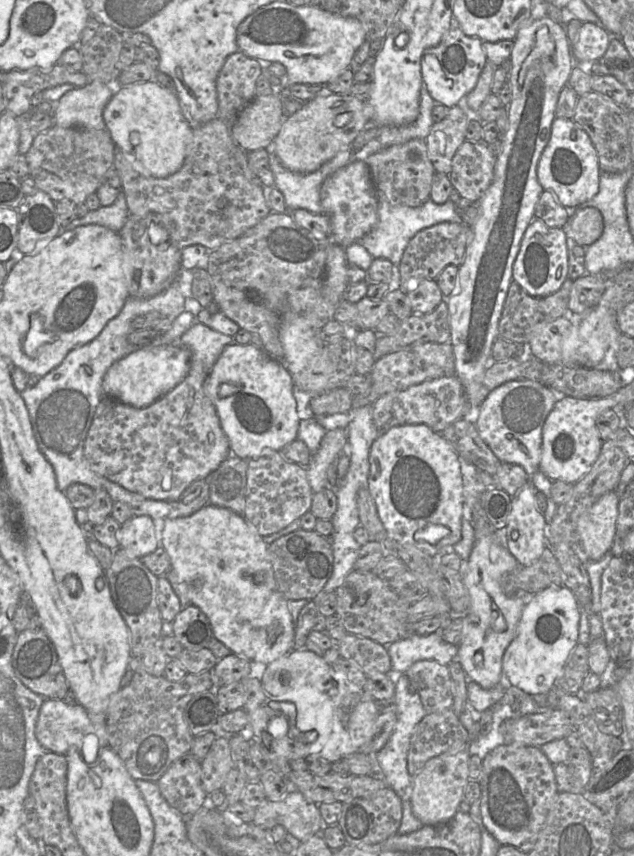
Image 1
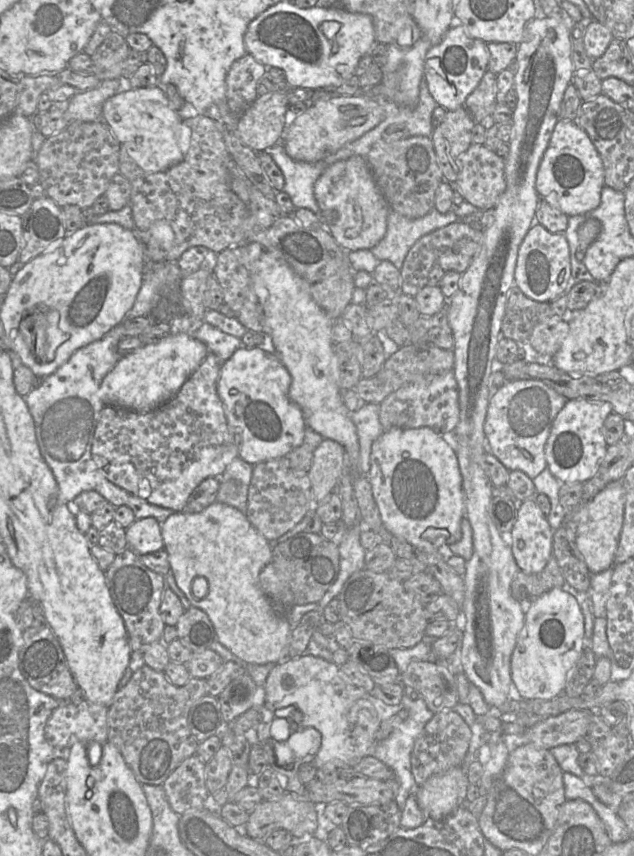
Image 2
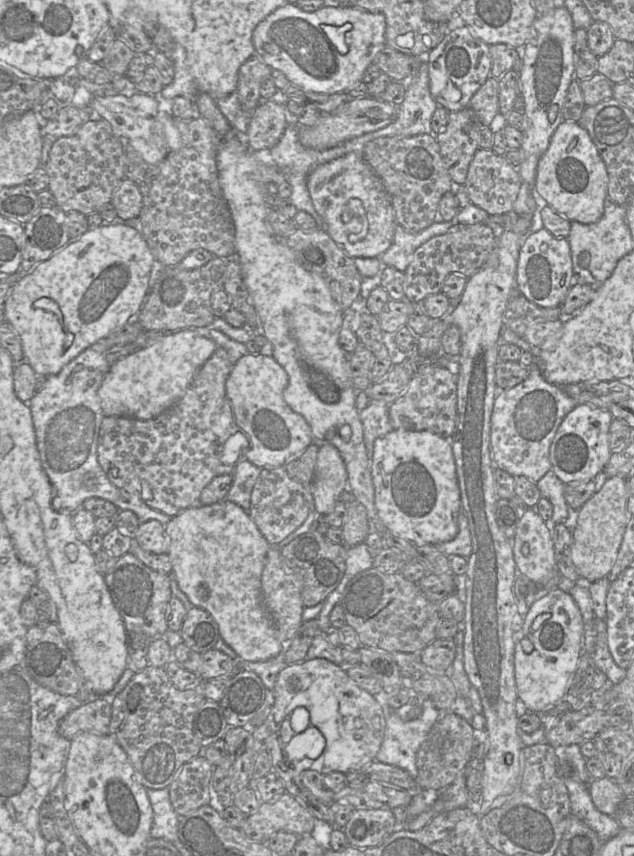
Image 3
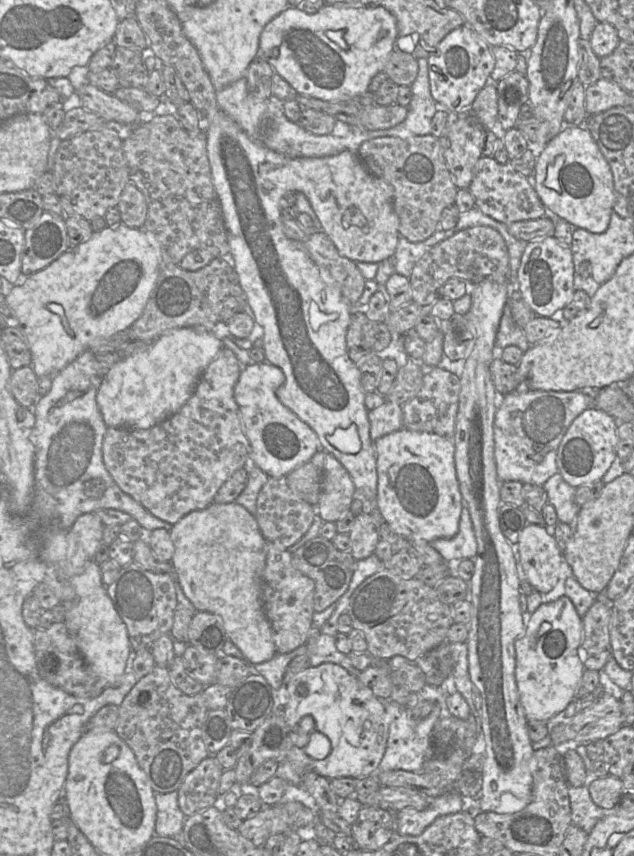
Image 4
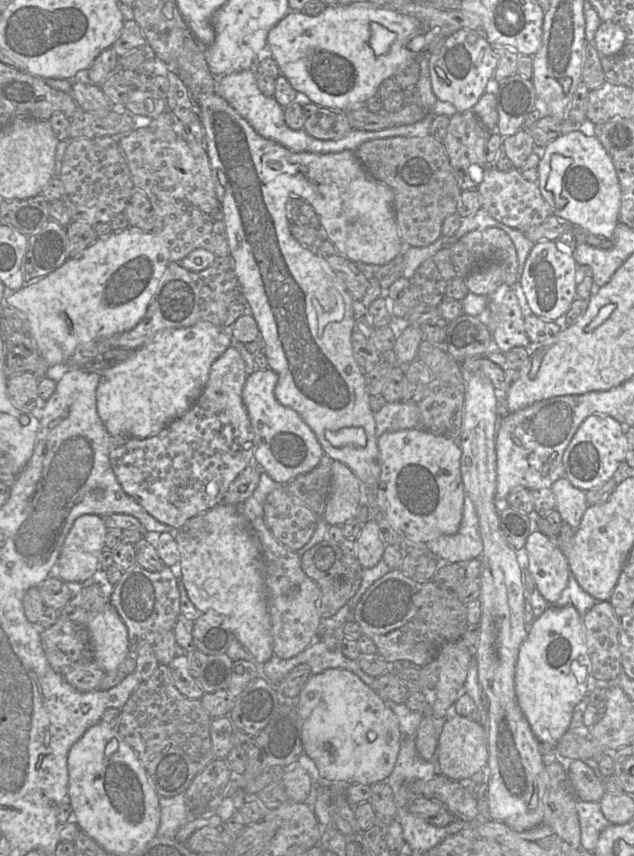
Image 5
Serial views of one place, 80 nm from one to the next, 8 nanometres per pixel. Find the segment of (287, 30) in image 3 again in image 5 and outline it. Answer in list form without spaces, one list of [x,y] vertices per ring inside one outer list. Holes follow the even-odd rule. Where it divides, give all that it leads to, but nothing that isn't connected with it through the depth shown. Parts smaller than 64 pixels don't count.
[[[356,2],[326,6],[317,16],[290,9],[269,31],[267,44],[281,75],[286,77],[297,92],[305,94],[312,103],[324,108],[346,111],[364,107],[366,101],[377,94],[382,81],[393,77],[401,64],[423,57],[407,48],[407,37],[420,28],[418,19],[396,12],[388,6]]]

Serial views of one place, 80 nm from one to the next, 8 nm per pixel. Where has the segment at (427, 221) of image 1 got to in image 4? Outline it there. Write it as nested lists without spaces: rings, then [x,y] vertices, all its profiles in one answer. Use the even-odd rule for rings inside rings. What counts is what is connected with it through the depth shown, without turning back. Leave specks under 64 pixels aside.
[[[455,227],[450,230],[438,229],[434,234],[422,242],[413,243],[405,237],[399,237],[398,244],[393,257],[395,272],[410,277],[411,272],[417,261],[434,245],[453,236]]]

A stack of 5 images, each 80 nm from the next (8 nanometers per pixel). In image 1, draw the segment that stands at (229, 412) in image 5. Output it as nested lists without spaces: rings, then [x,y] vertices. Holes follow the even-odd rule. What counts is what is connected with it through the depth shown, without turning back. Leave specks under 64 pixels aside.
[[[195,322],[180,340],[191,349],[190,369],[170,392],[146,407],[123,404],[104,396],[94,414],[84,444],[84,456],[91,470],[123,488],[146,498],[175,502],[195,480],[206,479],[230,454],[229,441],[223,432],[217,410],[204,390],[204,381],[225,346],[235,343],[233,337]]]

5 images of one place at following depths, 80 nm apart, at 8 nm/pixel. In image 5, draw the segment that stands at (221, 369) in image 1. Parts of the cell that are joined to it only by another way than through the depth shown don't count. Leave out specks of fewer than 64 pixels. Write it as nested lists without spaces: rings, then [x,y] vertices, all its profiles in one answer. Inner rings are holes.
[[[271,368],[265,370],[258,369],[248,374],[243,387],[242,397],[254,431],[254,463],[260,467],[261,471],[266,472],[278,484],[286,485],[296,476],[305,474],[314,469],[318,465],[324,451],[315,433],[301,416],[292,408],[285,407],[278,402],[274,393],[277,382],[278,374]]]

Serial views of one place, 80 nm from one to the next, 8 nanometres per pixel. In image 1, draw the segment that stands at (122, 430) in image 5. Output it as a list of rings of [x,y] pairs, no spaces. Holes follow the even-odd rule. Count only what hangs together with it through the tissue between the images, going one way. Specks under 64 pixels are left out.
[[[178,345],[143,346],[114,362],[105,373],[102,390],[105,396],[134,407],[146,407],[175,388],[188,374],[191,353]]]

